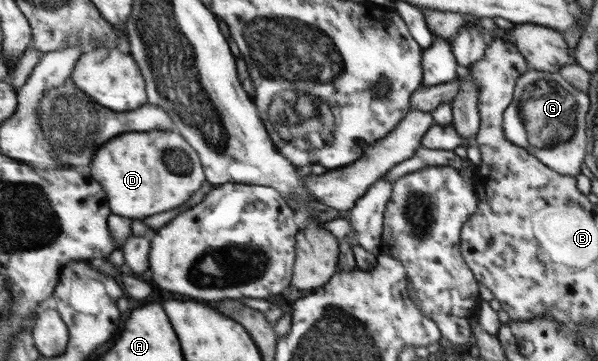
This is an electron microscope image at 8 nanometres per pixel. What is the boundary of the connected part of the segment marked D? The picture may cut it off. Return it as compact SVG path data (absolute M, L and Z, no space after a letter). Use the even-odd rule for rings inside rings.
M178 131L124 133L104 143L92 159L92 177L104 187L112 213L144 219L186 203L205 180L196 150Z

